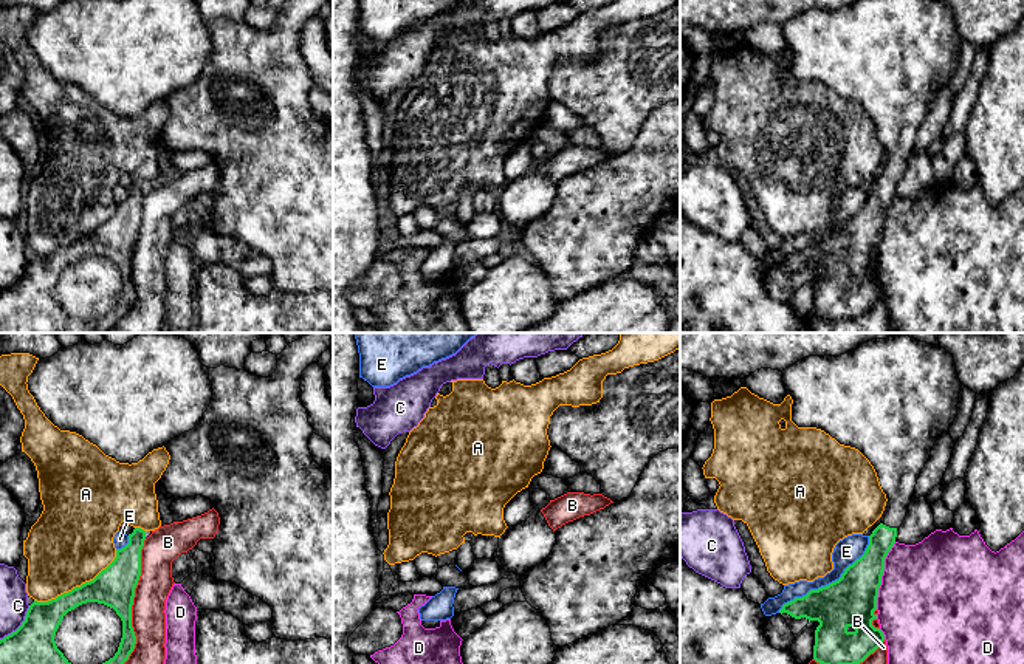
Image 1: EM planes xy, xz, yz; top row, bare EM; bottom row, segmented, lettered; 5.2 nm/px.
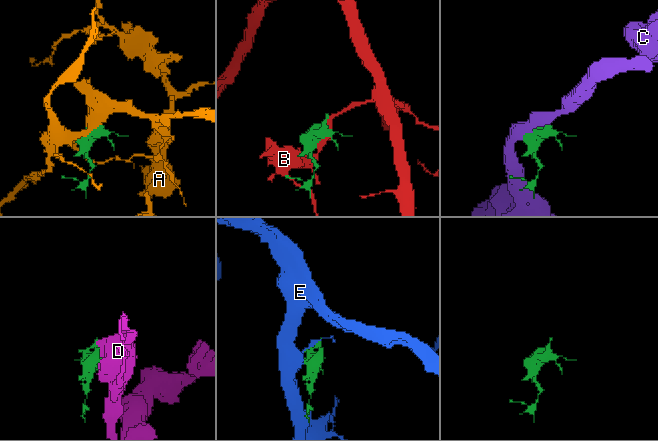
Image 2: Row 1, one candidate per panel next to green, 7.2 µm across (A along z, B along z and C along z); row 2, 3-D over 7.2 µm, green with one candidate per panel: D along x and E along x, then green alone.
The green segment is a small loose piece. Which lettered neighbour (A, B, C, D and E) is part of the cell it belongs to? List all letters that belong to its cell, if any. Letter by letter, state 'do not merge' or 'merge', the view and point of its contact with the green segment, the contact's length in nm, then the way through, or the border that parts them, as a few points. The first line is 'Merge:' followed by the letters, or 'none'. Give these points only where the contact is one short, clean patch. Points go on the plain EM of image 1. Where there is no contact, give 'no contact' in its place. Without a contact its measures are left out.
Merge: none
A: do not merge | xy (78, 240) | 500 nm
B: do not merge | xy (130, 262) | 750 nm
C: do not merge | xy (20, 279) | 240 nm
D: do not merge | yz (882, 228) | 360 nm
E: do not merge | yz (829, 237) | 600 nm

